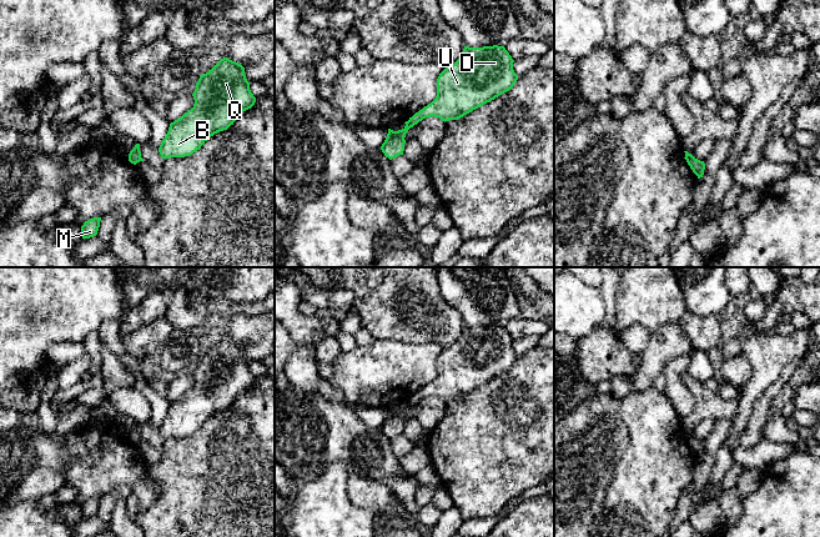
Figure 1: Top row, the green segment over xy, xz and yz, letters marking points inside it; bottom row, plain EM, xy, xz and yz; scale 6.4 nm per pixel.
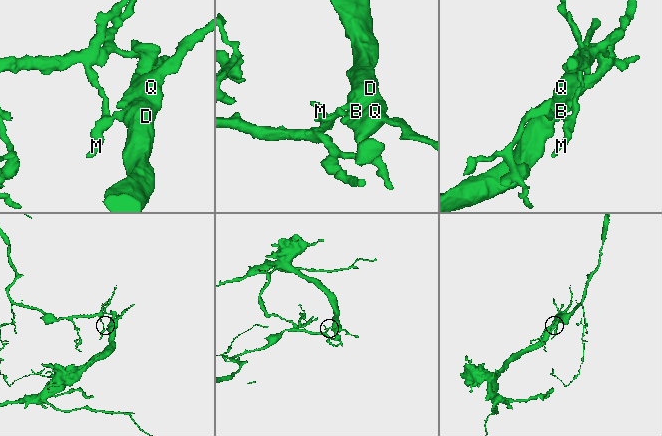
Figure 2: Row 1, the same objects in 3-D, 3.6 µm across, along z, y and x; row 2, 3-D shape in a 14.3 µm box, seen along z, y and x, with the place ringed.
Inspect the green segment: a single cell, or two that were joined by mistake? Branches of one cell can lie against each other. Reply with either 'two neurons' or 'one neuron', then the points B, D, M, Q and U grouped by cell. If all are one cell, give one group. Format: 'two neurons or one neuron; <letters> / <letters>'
two neurons; B D Q U / M

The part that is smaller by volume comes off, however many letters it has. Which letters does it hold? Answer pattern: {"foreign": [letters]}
{"foreign": ["M"]}

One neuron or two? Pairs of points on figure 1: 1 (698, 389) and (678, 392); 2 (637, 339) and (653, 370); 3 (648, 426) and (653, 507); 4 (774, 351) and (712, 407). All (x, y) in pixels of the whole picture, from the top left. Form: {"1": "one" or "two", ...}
{"1": "two", "2": "two", "3": "one", "4": "two"}

